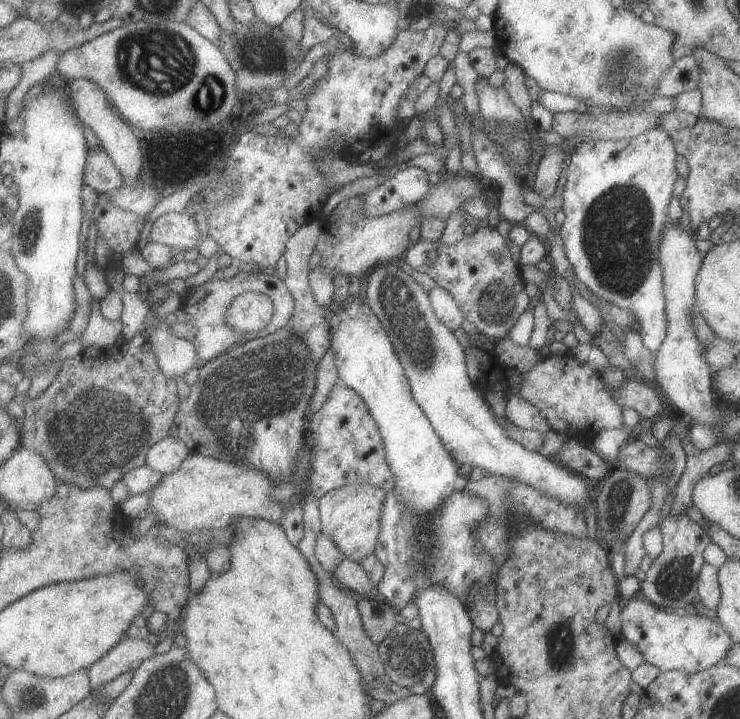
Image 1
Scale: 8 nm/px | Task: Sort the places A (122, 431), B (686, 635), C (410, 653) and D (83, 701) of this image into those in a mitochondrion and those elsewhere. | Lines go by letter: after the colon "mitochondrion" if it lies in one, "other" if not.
A: mitochondrion
B: other
C: mitochondrion
D: other

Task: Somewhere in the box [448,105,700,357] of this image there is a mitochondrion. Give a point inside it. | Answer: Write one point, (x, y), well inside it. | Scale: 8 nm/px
(615, 229)

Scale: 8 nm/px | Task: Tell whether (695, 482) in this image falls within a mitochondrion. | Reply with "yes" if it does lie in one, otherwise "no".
no

